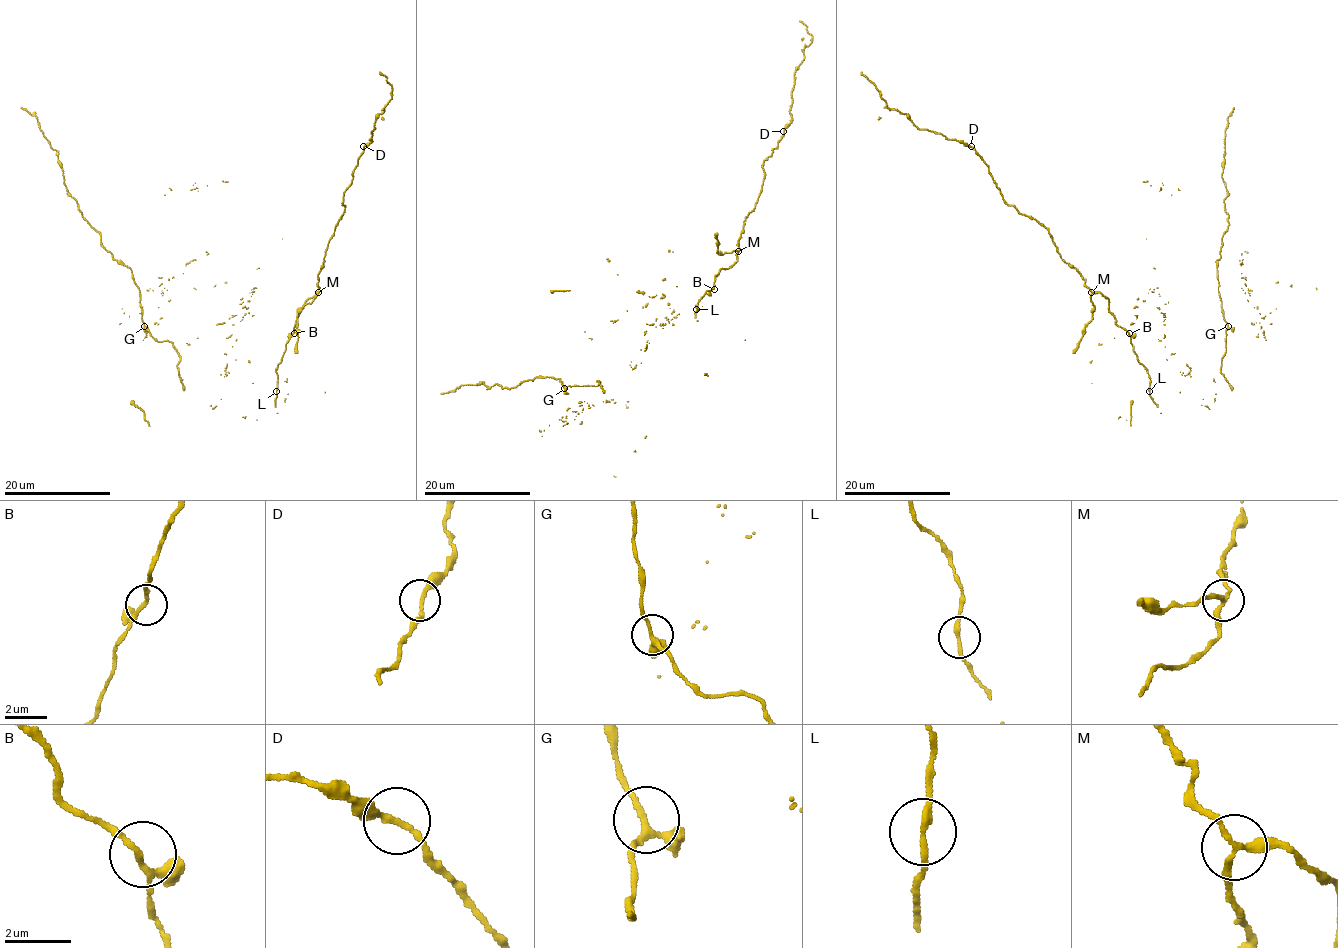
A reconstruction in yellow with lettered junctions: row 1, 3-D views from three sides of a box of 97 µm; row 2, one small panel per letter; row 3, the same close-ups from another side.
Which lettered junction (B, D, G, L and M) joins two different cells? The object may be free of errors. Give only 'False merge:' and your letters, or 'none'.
False merge: M

